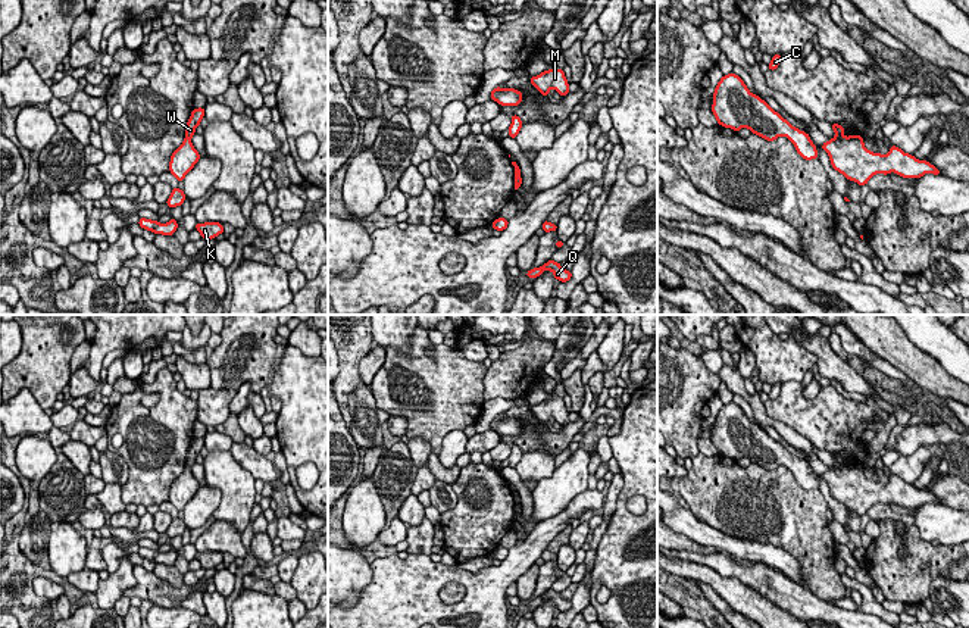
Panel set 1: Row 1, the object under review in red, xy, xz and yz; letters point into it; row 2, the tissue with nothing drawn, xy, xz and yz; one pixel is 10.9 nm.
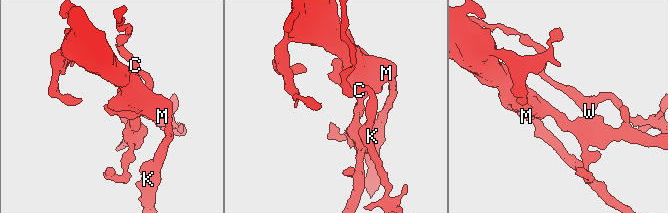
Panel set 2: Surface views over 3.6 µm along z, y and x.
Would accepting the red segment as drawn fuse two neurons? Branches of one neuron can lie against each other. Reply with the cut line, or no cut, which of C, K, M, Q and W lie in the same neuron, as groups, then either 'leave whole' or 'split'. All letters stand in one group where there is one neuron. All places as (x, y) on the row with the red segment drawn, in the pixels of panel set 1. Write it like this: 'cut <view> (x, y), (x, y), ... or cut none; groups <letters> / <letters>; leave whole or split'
cut yz (835, 136), (843, 137); groups C Q W / K M; split

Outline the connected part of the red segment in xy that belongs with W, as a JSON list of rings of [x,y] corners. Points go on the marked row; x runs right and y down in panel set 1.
[[[204,107],[193,109],[191,116],[185,126],[185,137],[191,138],[196,134],[196,128],[200,125],[204,118]]]

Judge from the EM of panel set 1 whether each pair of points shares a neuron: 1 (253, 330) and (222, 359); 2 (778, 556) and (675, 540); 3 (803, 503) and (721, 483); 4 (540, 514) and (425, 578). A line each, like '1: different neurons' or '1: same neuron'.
1: same neuron
2: different neurons
3: same neuron
4: different neurons

